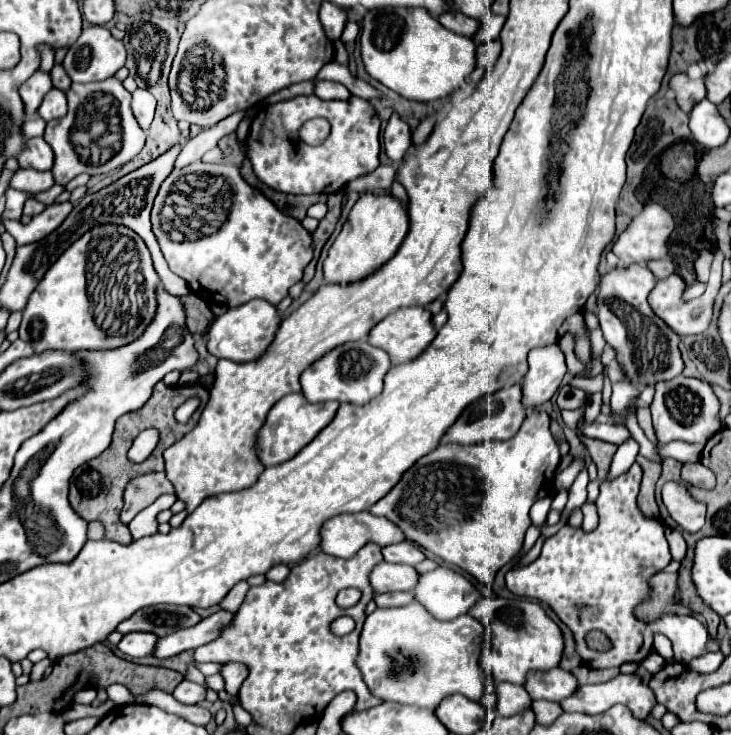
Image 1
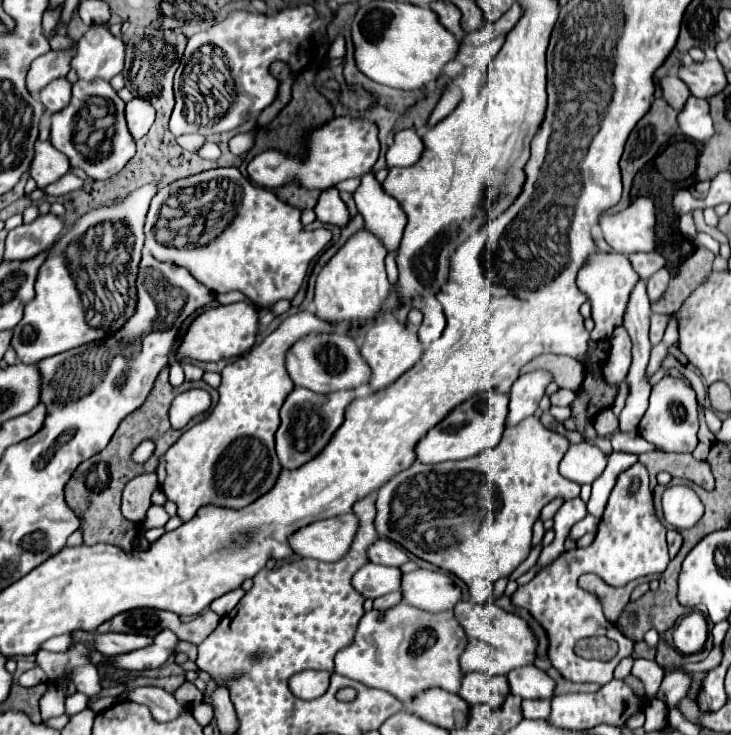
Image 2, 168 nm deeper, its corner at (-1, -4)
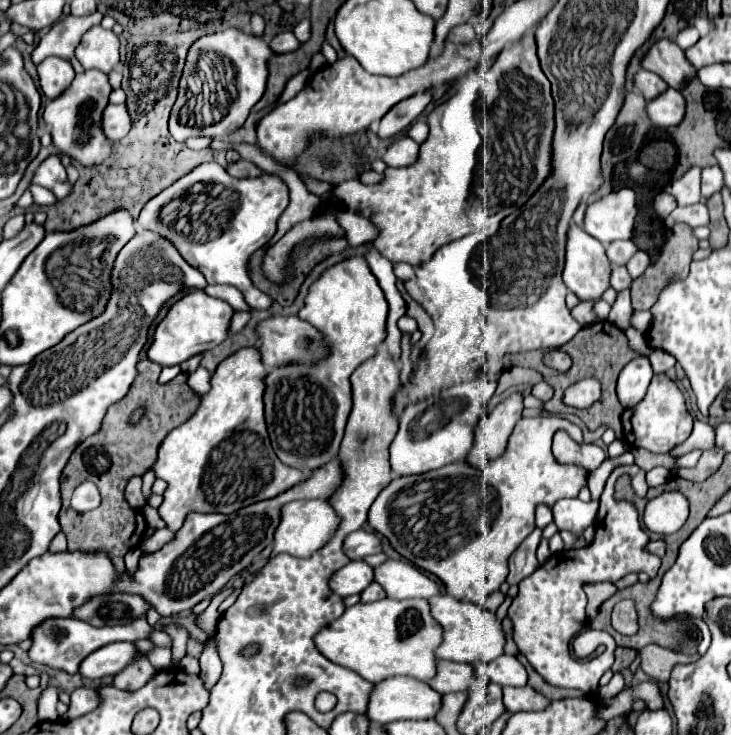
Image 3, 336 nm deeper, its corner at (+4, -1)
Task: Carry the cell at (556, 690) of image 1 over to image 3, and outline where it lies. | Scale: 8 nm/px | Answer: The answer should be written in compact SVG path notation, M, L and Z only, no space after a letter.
M500 656L492 660L488 666L476 668L480 678L488 678L494 684L500 686L526 686L528 684L528 674L526 668L514 658L514 656Z

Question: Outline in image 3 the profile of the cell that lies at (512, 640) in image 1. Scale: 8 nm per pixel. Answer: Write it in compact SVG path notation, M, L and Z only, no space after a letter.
M438 594L436 598L430 598L428 602L432 608L432 616L444 628L444 642L440 644L440 650L436 650L438 658L480 666L480 664L496 660L498 656L504 654L506 632L496 614L484 610L478 604L460 602L450 594Z

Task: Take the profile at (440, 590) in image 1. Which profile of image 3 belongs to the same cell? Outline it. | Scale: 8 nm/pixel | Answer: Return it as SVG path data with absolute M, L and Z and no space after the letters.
M388 560L374 568L374 580L386 590L388 598L432 598L440 594L438 582L428 578L418 566L406 560Z

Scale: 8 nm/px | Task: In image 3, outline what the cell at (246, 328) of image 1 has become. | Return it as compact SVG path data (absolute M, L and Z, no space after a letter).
M202 290L188 292L180 302L176 302L168 310L166 318L158 324L154 332L154 342L148 350L150 360L160 366L176 366L196 354L214 350L228 338L232 316L234 316L234 308L228 306L228 302L220 298L212 298Z

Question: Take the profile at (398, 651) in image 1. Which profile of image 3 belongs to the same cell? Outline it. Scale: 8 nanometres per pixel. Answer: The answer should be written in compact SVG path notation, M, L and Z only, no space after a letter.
M392 600L346 608L340 620L316 636L316 648L334 664L354 670L364 680L378 684L392 676L432 680L436 676L436 648L442 644L442 626L432 618L428 600Z

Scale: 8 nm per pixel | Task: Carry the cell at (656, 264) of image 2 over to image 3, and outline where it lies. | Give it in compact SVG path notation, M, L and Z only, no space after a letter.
M626 240L626 242L612 242L606 248L606 252L608 252L608 258L610 258L612 264L626 266L628 260L638 252L638 246L634 242L630 242L630 240Z

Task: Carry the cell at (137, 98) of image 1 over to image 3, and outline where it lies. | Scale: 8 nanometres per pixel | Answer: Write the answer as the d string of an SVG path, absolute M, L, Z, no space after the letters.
M108 104L104 110L104 134L108 134L108 140L118 142L124 136L128 136L132 128L132 118L128 114L126 104Z

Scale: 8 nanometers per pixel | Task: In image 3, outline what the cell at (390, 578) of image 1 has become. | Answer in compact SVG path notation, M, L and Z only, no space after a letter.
M352 560L344 568L340 568L332 578L330 586L340 596L360 594L368 584L374 582L374 568L364 560Z

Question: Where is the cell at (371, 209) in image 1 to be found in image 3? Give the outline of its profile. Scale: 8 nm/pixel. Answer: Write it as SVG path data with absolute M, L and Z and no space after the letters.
M350 256L328 270L310 286L310 292L304 300L302 310L298 312L302 320L308 320L318 330L324 330L332 342L336 342L336 356L332 362L324 362L324 366L284 366L280 370L272 370L266 378L266 424L272 448L276 456L298 470L314 470L332 458L338 456L338 448L342 442L344 426L350 414L350 374L368 358L376 354L378 344L386 338L386 316L388 302L378 286L376 276L372 274L364 256Z

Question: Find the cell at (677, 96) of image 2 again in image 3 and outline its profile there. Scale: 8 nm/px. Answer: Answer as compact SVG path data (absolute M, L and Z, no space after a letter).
M640 70L640 72L634 76L634 84L636 84L636 88L642 92L642 96L644 96L648 102L654 100L654 98L658 98L662 92L668 90L668 84L666 84L660 76L656 76L656 74L648 72L648 70Z

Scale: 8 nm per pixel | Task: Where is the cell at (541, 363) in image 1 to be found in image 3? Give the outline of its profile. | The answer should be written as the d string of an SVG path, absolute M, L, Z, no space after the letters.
M516 390L508 394L504 400L500 400L492 410L488 410L488 414L480 420L476 428L476 444L468 454L466 462L484 468L484 462L498 458L504 452L514 424L522 418L522 400L522 392Z

